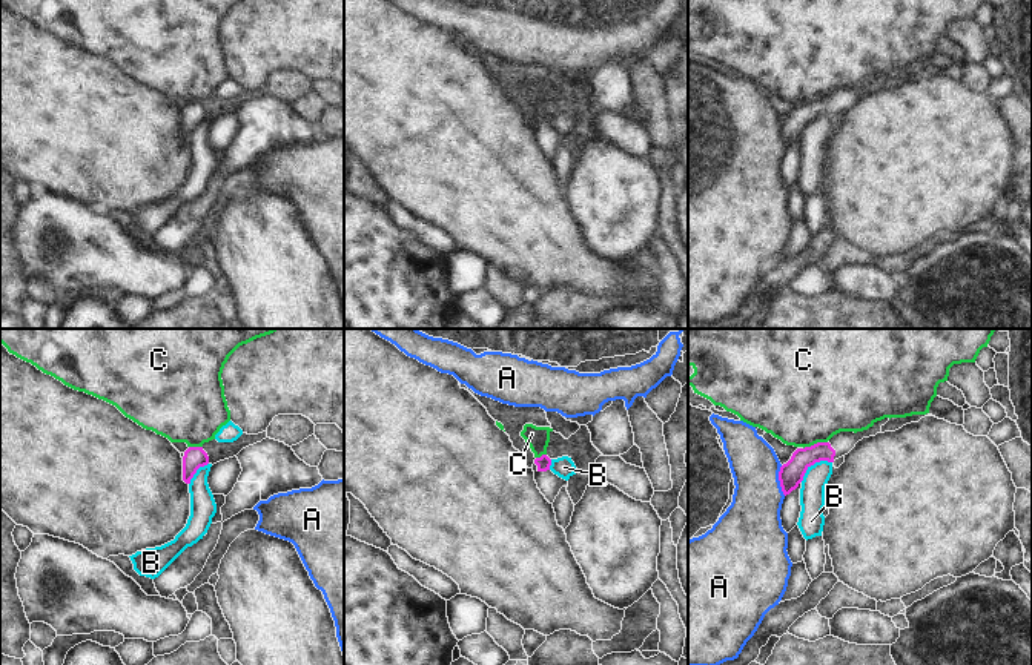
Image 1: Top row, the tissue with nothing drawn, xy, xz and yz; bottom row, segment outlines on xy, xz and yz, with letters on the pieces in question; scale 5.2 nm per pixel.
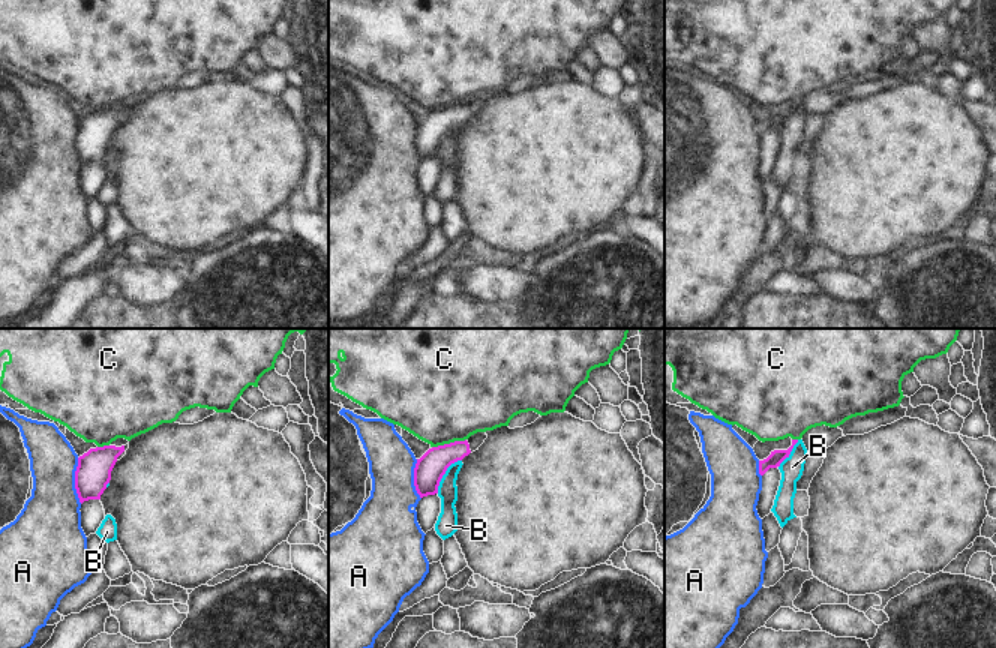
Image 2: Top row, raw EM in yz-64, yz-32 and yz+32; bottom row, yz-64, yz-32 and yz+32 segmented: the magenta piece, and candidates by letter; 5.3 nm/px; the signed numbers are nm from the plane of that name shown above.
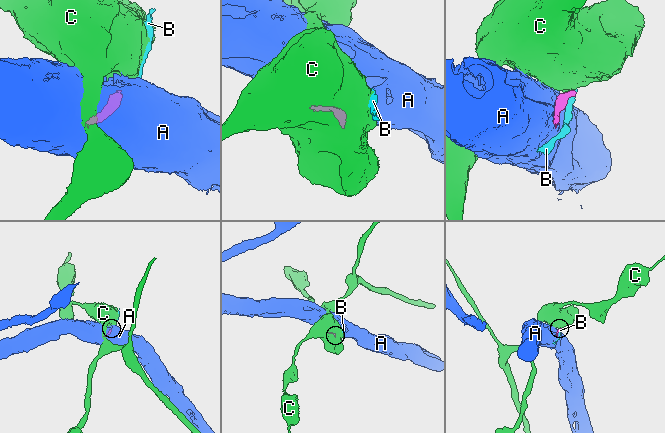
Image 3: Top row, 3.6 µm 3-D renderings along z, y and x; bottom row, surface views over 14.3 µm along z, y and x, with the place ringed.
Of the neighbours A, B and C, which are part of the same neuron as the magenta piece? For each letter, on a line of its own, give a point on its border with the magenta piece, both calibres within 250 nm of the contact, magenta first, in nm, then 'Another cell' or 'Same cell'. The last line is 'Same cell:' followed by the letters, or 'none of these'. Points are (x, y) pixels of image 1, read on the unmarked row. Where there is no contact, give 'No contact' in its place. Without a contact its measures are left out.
A: Touches magenta at yz (779, 135). Thickness 130 nm (magenta) against 280 nm. Another cell
B: Touches magenta at yz (813, 120). Thickness 130 nm (magenta) against 130 nm. Another cell
C: Touches magenta at yz (814, 100). Thickness 130 nm (magenta) against 500 nm. Another cell
Same cell: none of these

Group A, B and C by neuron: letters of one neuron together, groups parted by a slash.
A / B / C

